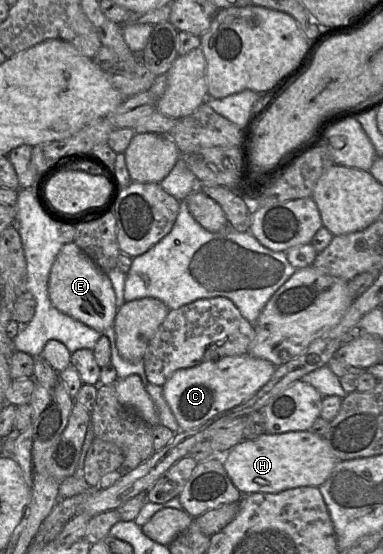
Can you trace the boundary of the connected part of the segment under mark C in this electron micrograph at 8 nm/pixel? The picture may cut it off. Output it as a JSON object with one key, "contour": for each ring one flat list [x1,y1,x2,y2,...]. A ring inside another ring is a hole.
{"contour":[[250,354,227,356,177,370,162,386,163,395,182,431,207,426,216,417,251,398,272,378,277,367]]}

